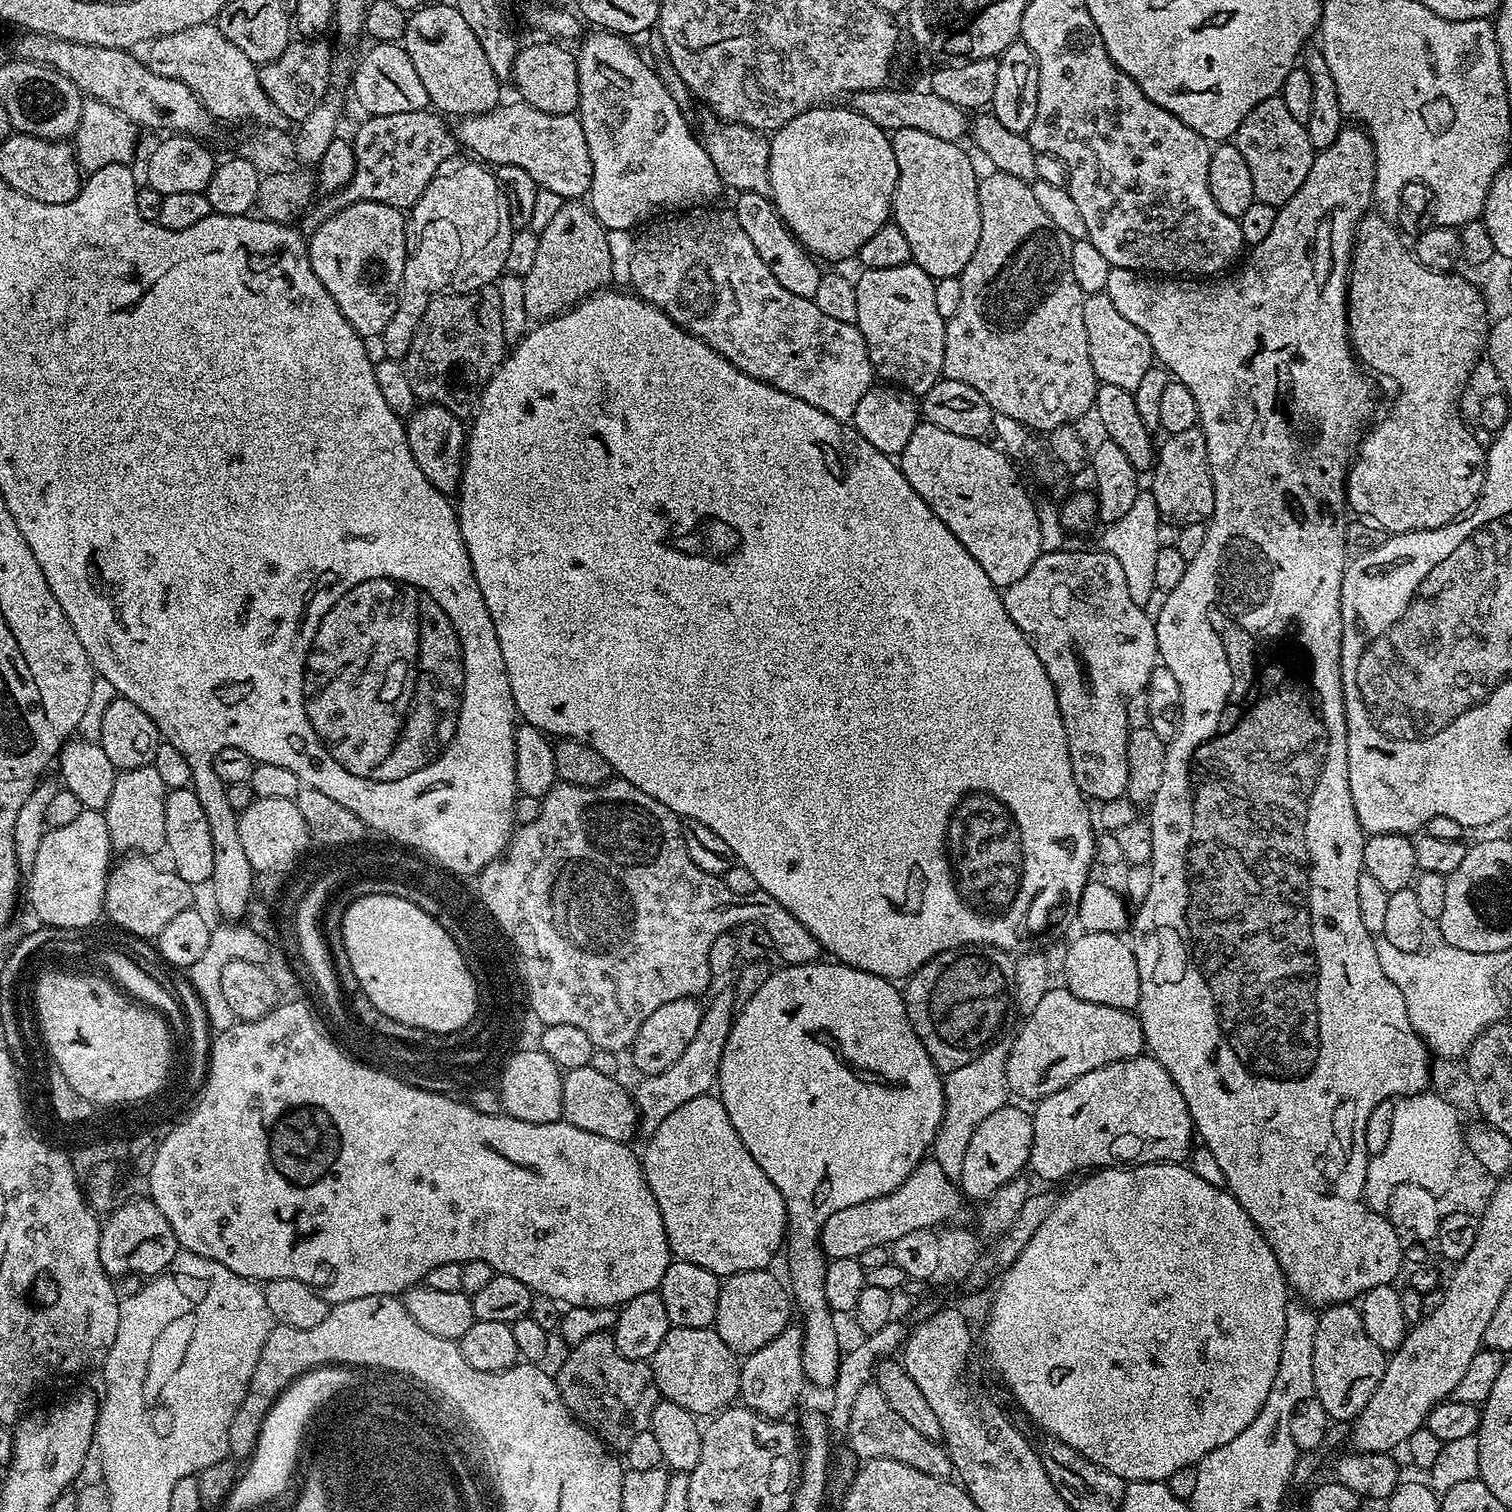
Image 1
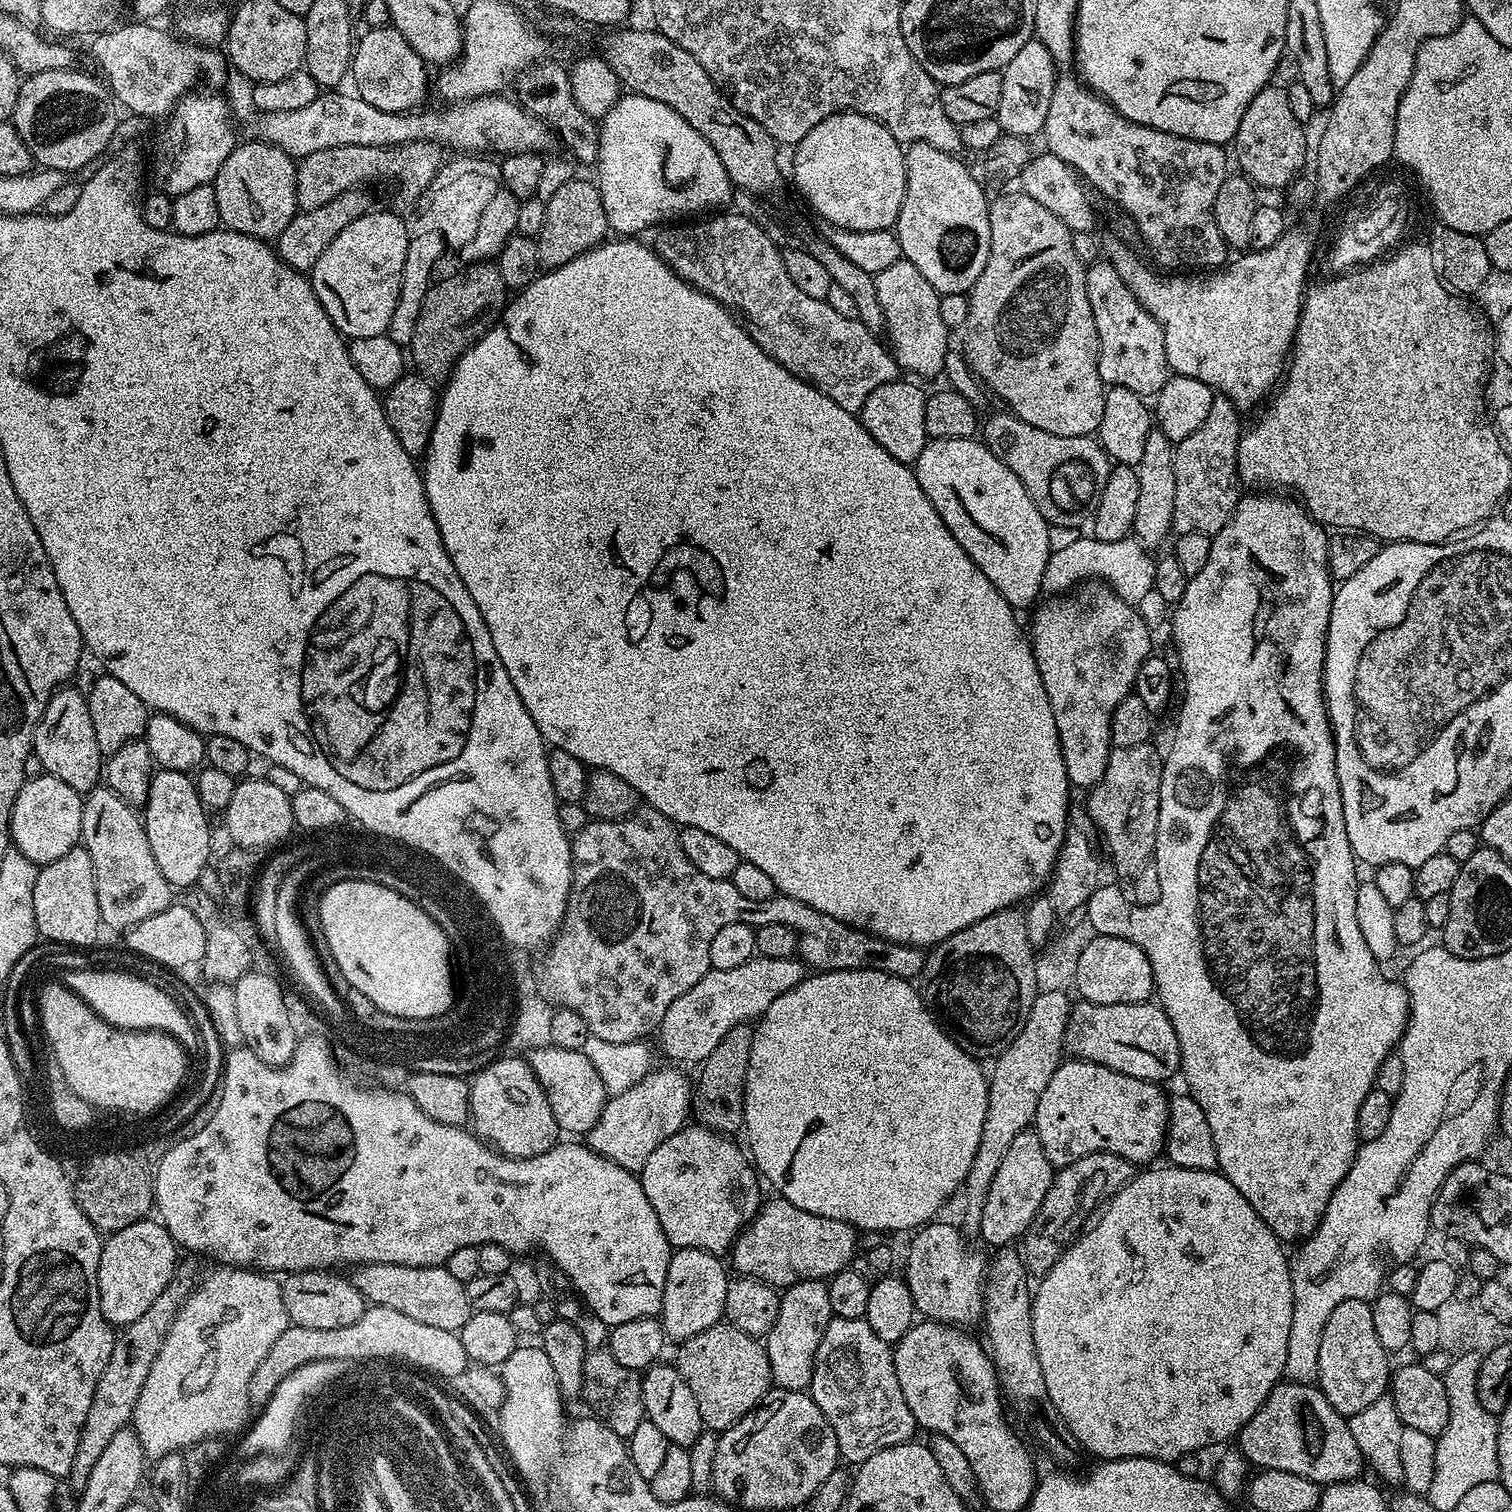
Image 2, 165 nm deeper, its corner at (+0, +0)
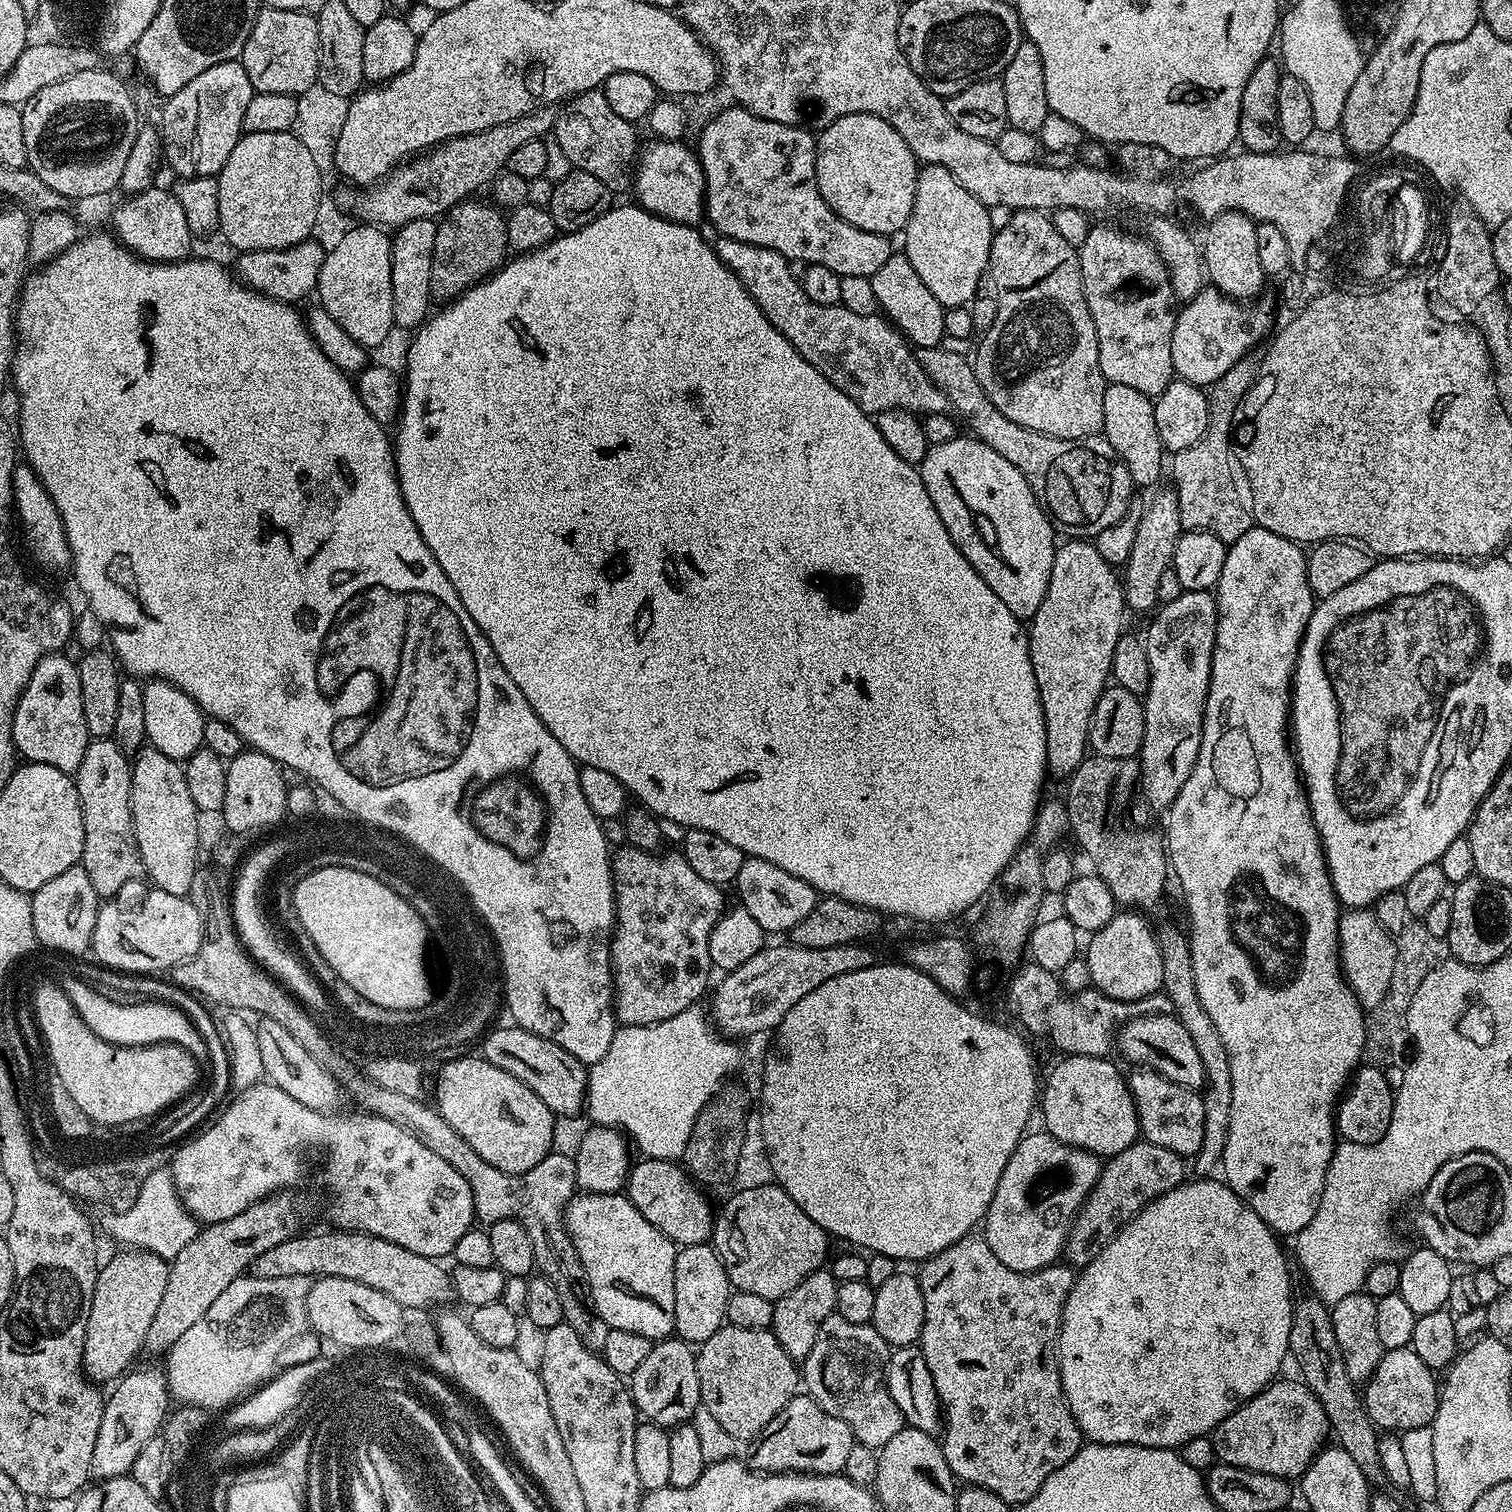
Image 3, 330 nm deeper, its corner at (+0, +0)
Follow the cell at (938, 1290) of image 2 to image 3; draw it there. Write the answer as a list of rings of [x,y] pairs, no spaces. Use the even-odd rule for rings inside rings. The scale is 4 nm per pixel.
[[[980,1234],[963,1236],[919,1268],[924,1325],[918,1347],[940,1399],[942,1454],[957,1481],[990,1490],[1007,1504],[1025,1504],[1042,1490],[1042,1482],[1058,1466],[1066,1466],[1082,1447],[1082,1433],[1064,1397],[1056,1356],[1062,1310],[1077,1269],[1057,1262],[1037,1272],[1015,1272],[998,1262]]]

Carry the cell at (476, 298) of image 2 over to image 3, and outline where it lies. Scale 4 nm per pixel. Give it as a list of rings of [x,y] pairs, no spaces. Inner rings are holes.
[[[480,198],[460,201],[439,221],[430,274],[432,295],[437,301],[444,302],[455,298],[464,289],[487,280],[491,273],[505,263],[509,255],[508,222],[505,213],[495,203],[487,204],[484,200],[476,199]]]

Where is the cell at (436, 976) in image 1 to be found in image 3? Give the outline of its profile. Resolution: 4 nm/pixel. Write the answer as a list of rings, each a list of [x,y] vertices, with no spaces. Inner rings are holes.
[[[329,866],[314,870],[308,877],[304,877],[298,882],[292,895],[292,905],[296,907],[296,913],[300,919],[300,927],[303,928],[306,934],[310,934],[310,938],[314,938],[314,946],[318,946],[324,961],[336,971],[337,981],[341,985],[344,983],[344,986],[355,991],[356,995],[362,999],[368,999],[372,1003],[377,1003],[378,1006],[389,1008],[395,1012],[405,1012],[406,1010],[414,1010],[415,1008],[426,1006],[434,998],[432,984],[428,981],[428,968],[424,965],[424,947],[430,944],[429,932],[424,927],[422,918],[401,896],[394,894],[394,890],[390,886],[386,886],[382,882],[378,882],[374,877],[367,876],[366,873],[358,870]]]

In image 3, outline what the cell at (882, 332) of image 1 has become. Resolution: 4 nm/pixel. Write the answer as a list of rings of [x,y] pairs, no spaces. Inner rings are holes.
[[[893,251],[892,256],[886,258],[886,263],[870,279],[874,286],[874,298],[878,298],[880,303],[879,311],[917,349],[938,348],[945,343],[944,313],[946,310],[940,305],[938,298],[930,294],[926,282],[918,278],[918,273],[914,271],[910,258],[904,255],[903,251]]]

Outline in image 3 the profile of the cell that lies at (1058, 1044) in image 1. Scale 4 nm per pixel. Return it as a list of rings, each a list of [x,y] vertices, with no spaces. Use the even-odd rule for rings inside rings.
[[[1175,1015],[1134,1017],[1116,1033],[1114,1048],[1117,1053],[1120,1051],[1132,1066],[1148,1068],[1151,1072],[1162,1074],[1162,1078],[1181,1084],[1183,1088],[1200,1090],[1206,1083],[1198,1046],[1194,1046],[1186,1026],[1182,1026],[1182,1022],[1176,1019]]]

